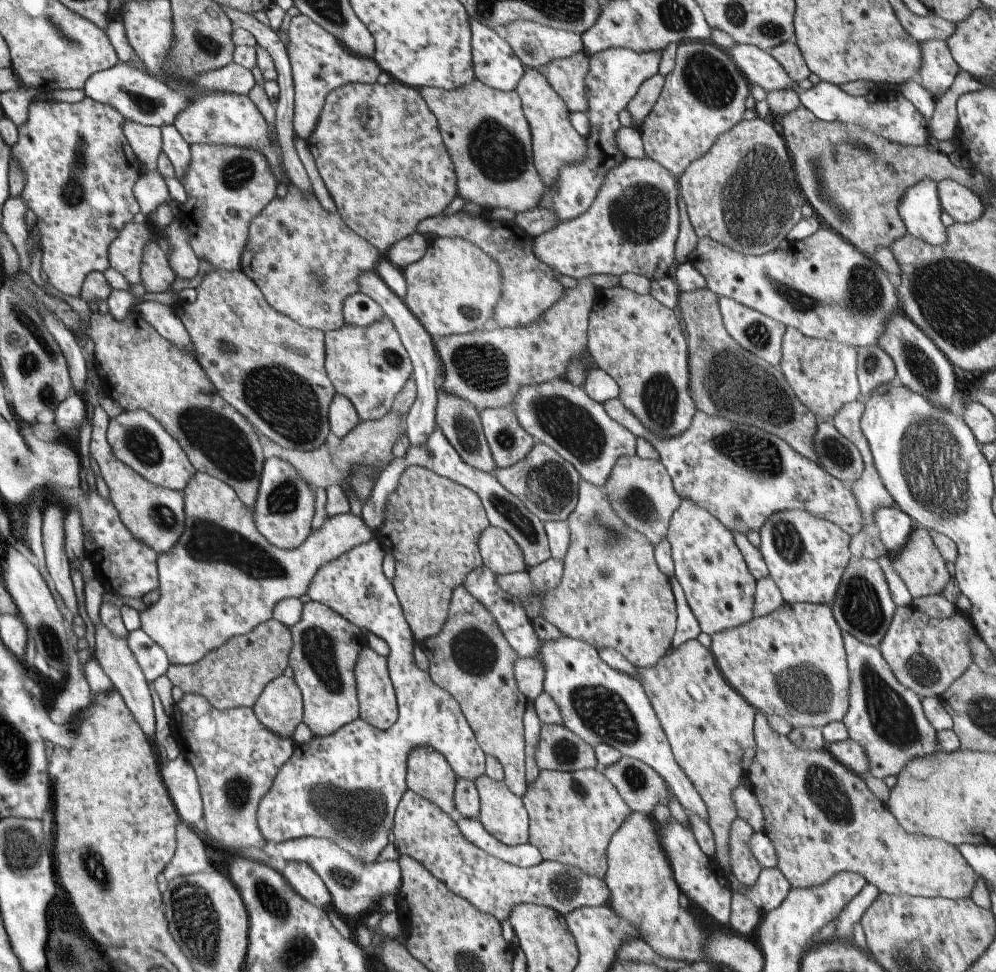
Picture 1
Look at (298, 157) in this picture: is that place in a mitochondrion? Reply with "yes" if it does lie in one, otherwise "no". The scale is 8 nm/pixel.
no

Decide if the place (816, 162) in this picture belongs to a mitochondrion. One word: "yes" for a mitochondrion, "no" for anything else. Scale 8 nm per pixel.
yes

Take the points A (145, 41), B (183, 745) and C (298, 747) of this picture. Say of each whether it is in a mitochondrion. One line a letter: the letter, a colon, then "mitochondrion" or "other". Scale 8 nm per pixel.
A: other
B: other
C: other

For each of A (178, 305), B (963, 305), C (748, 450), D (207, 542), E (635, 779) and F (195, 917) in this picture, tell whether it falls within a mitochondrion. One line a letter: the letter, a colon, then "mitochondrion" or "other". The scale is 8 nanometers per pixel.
A: other
B: mitochondrion
C: mitochondrion
D: mitochondrion
E: mitochondrion
F: mitochondrion

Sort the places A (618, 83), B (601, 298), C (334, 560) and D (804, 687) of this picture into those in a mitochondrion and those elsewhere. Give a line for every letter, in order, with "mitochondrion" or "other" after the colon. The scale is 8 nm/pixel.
A: other
B: other
C: other
D: mitochondrion

